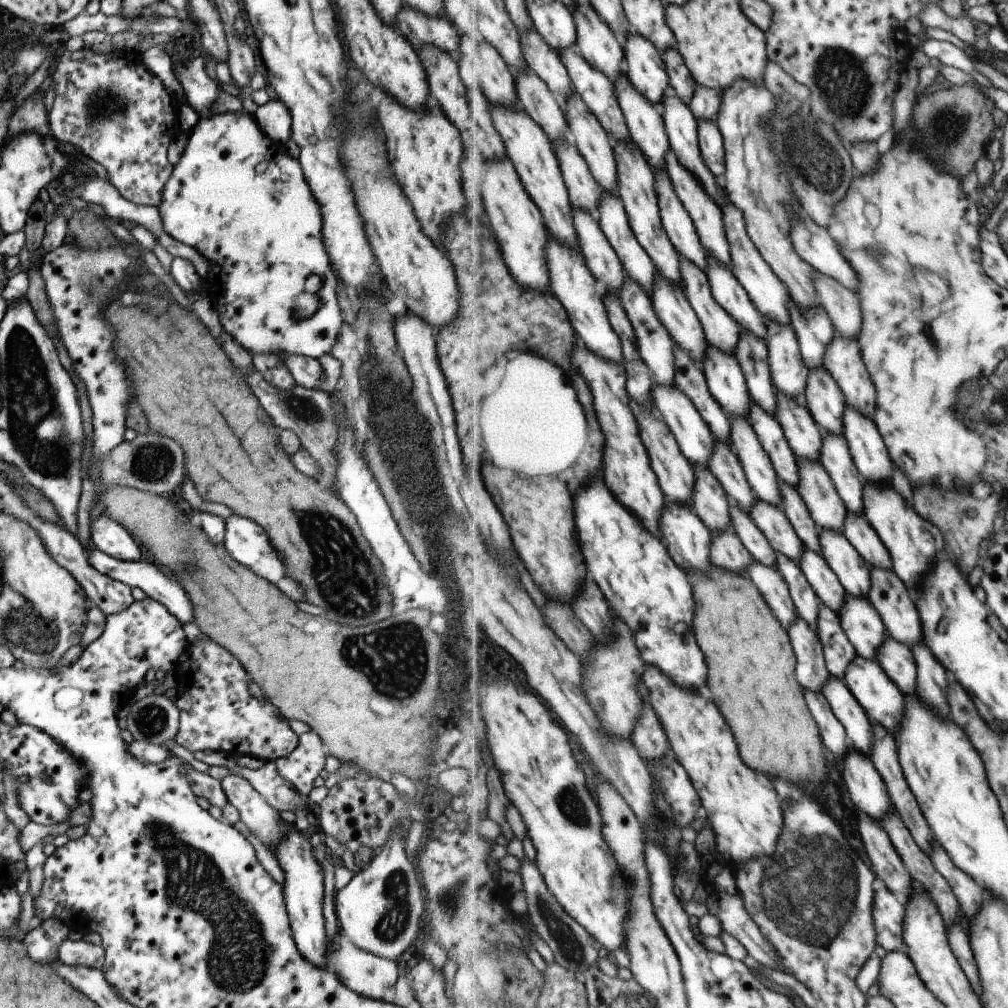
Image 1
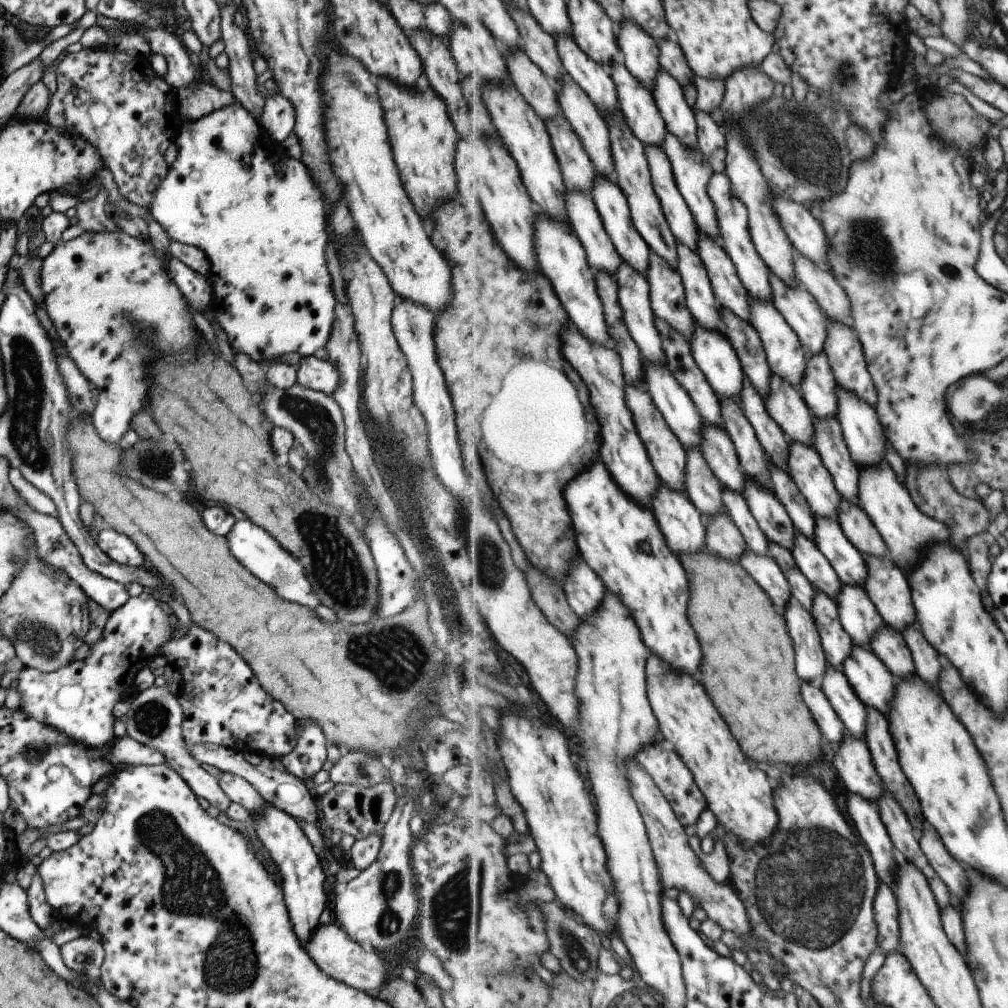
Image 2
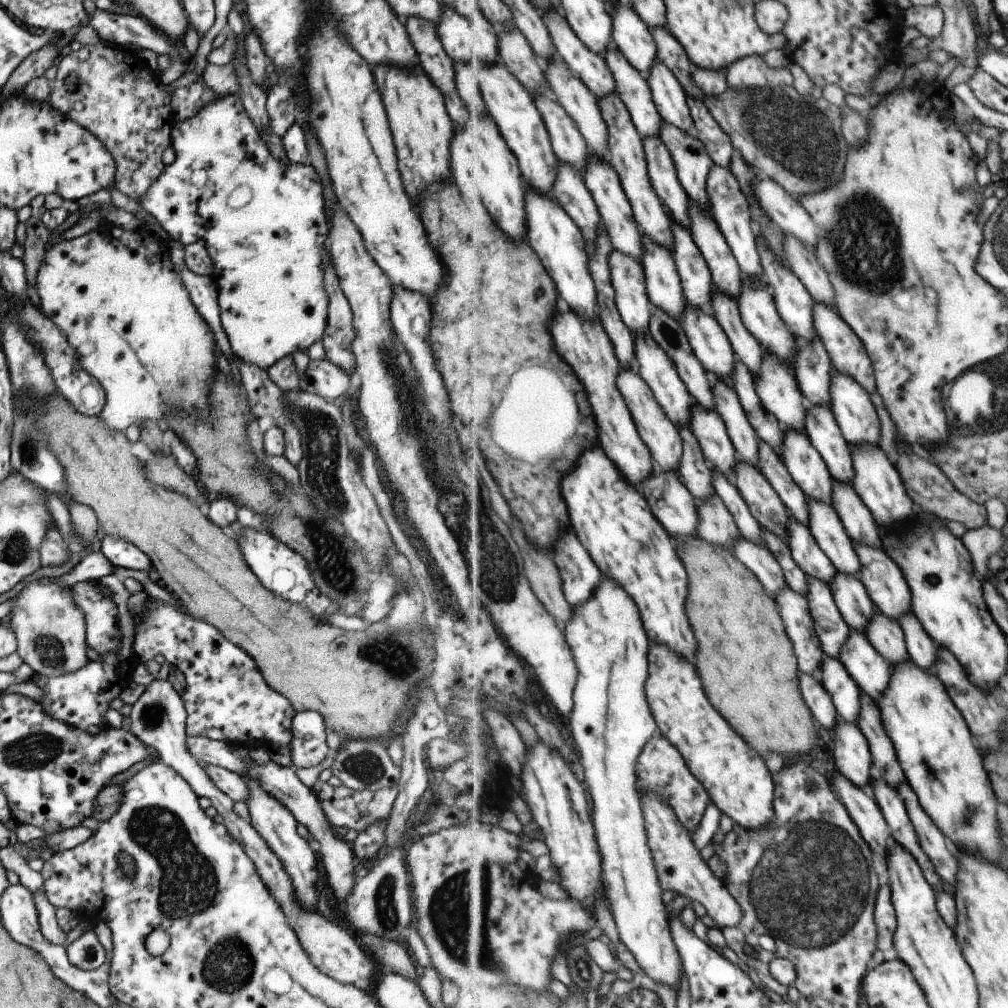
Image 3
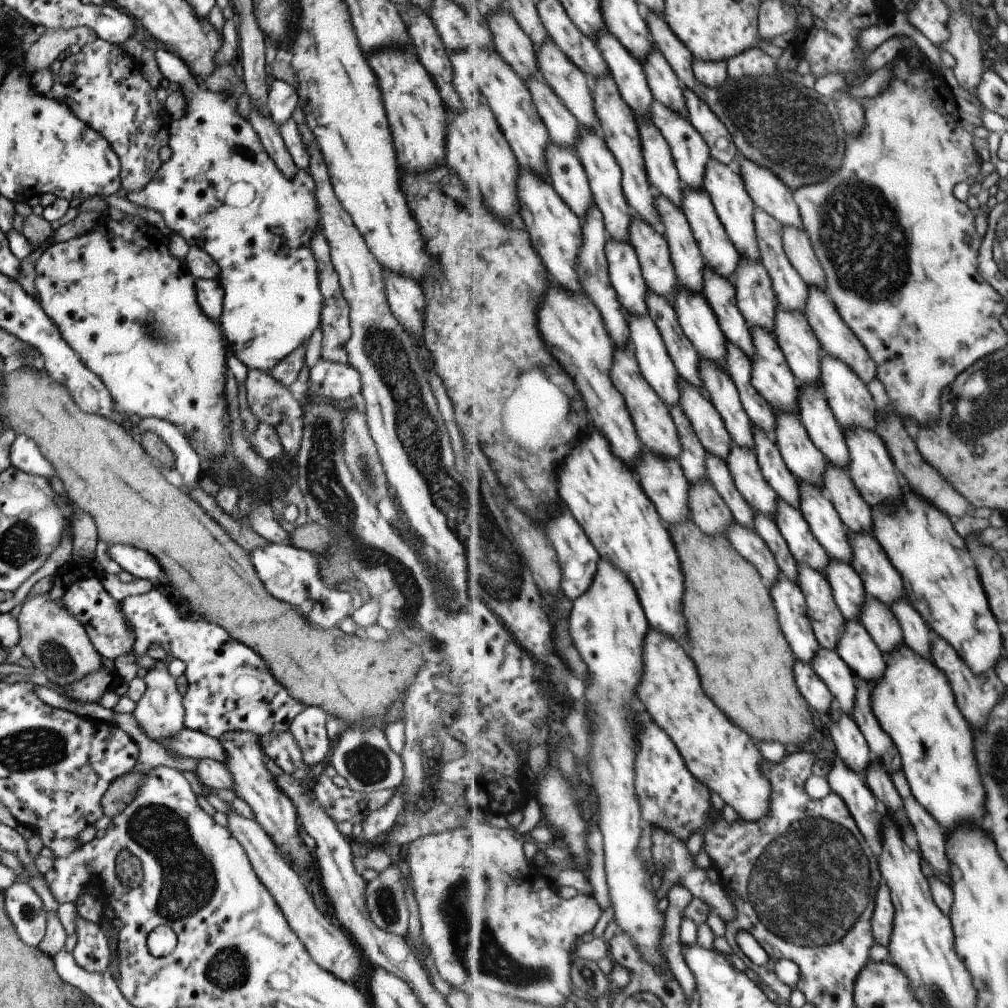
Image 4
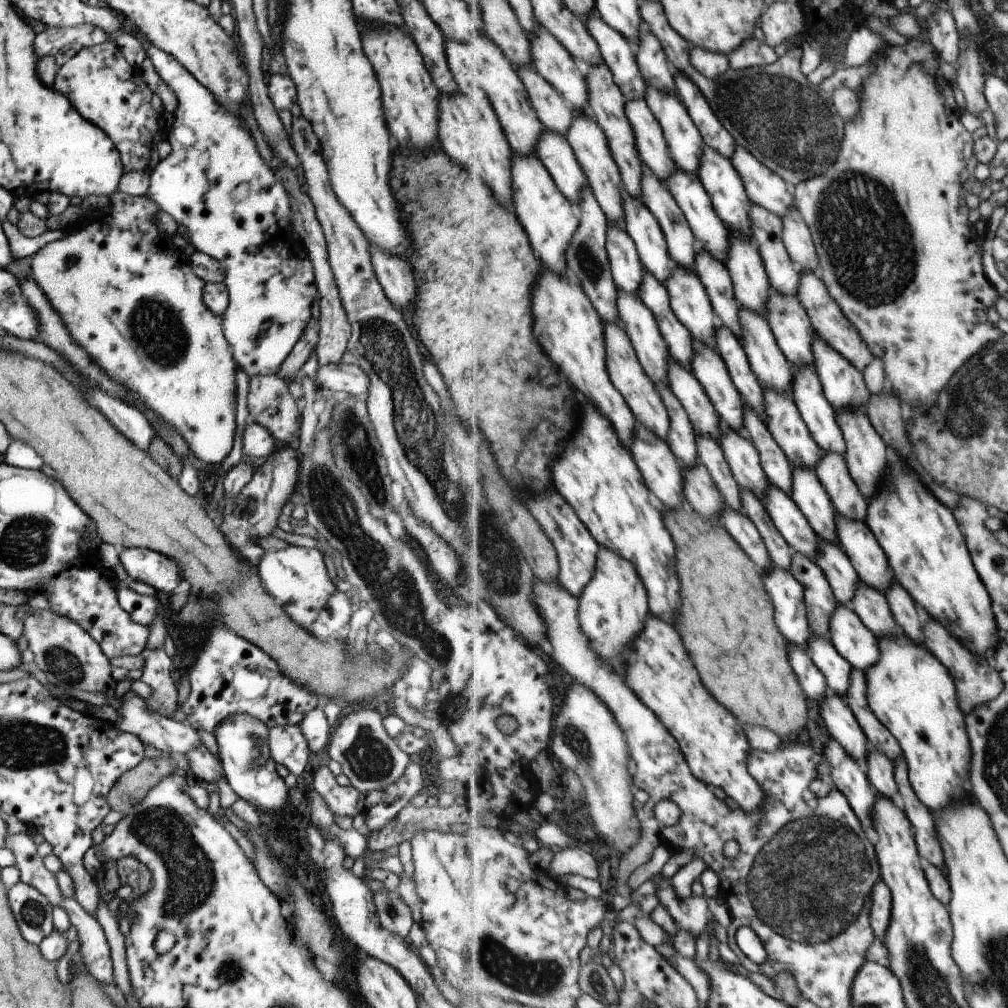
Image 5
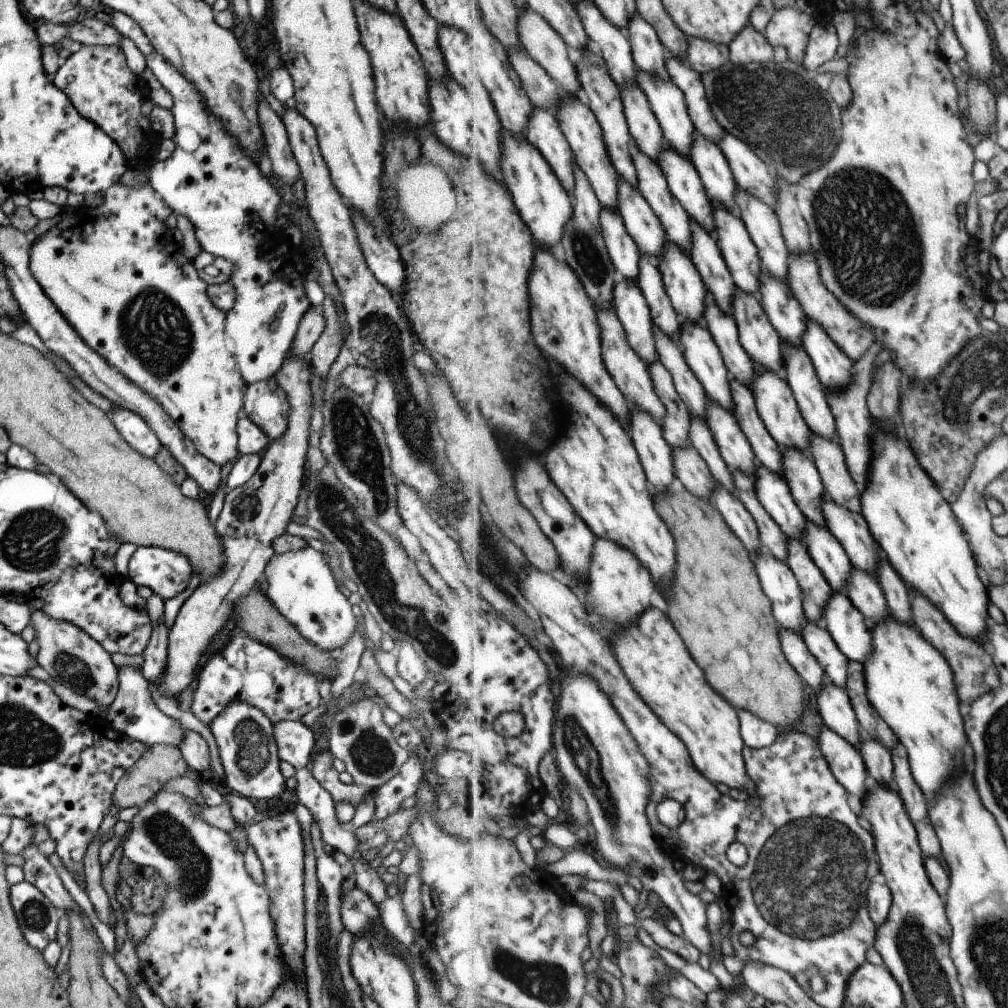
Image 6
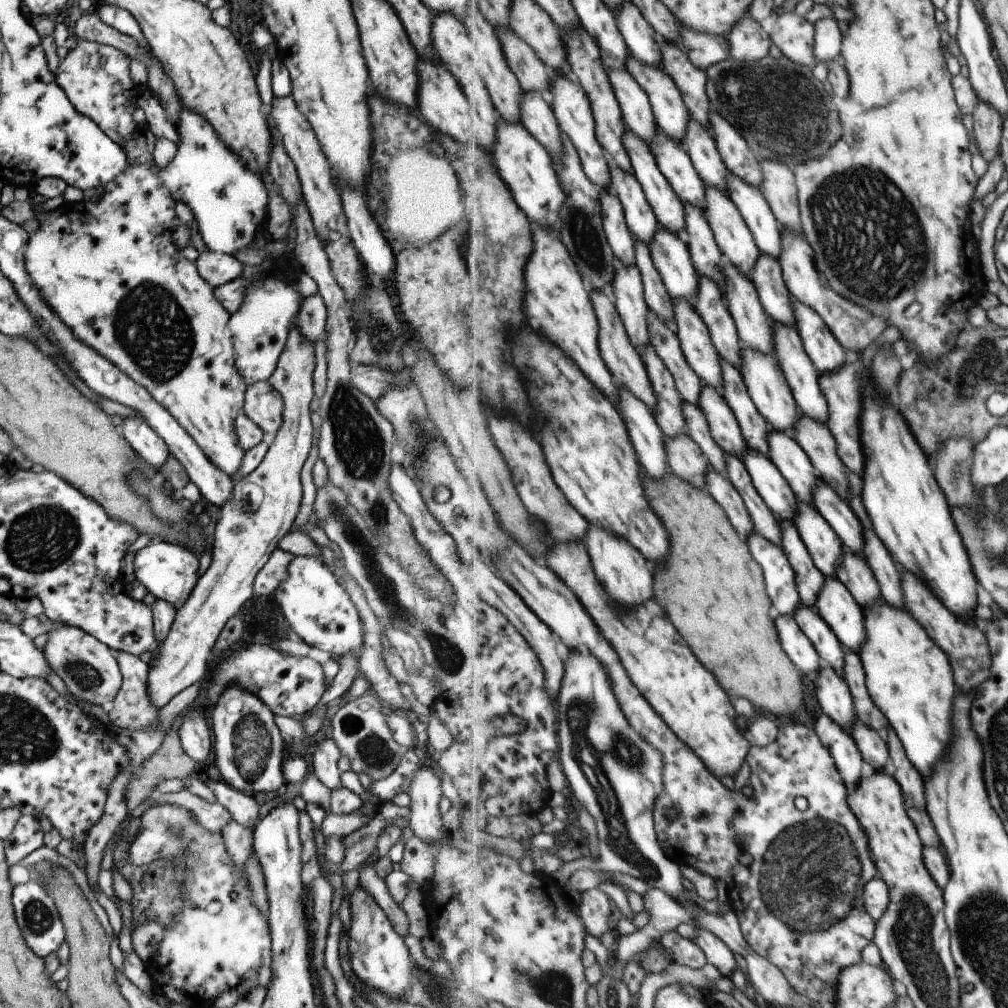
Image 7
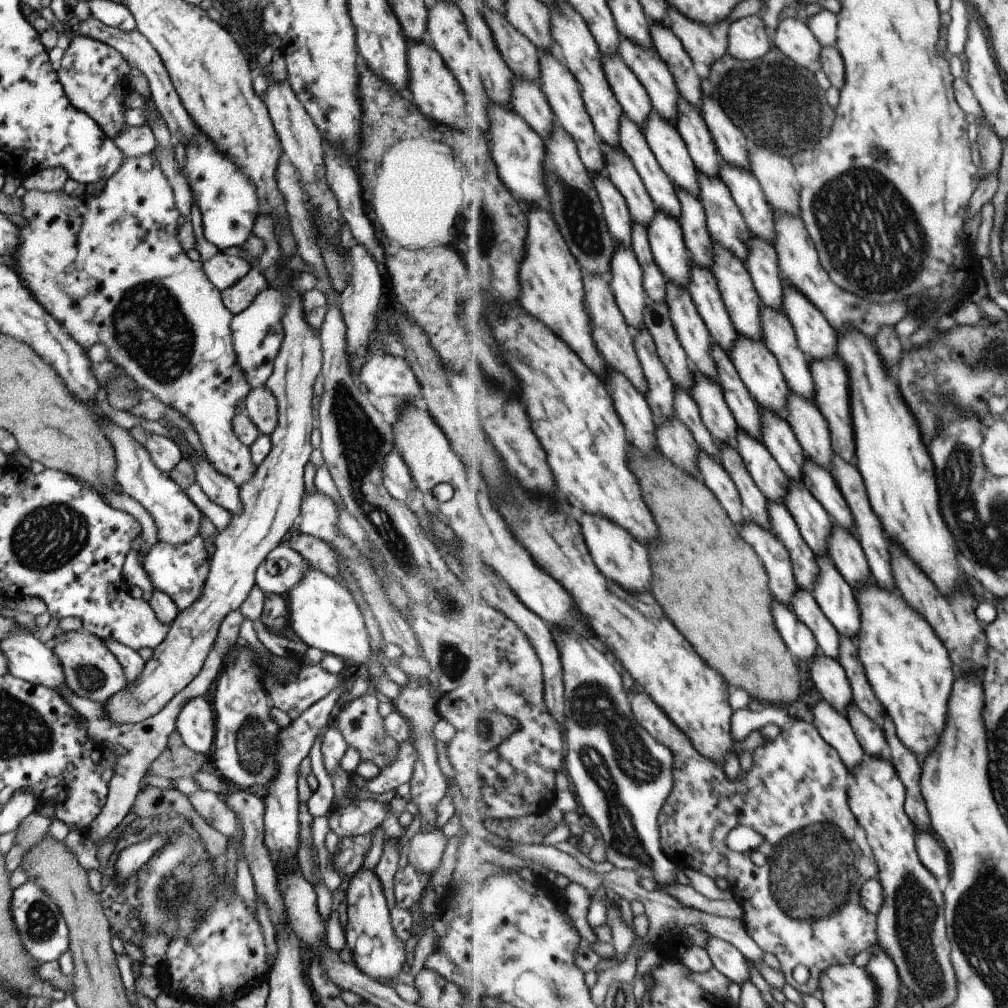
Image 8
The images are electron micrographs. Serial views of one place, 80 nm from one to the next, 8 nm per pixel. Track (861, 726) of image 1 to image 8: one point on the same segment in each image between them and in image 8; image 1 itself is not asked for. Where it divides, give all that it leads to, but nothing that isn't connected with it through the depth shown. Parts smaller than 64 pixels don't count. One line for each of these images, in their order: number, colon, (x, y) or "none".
2: (851, 709)
3: (845, 690)
4: (833, 669)
5: (837, 669)
6: (822, 644)
7: (832, 651)
8: (804, 603)

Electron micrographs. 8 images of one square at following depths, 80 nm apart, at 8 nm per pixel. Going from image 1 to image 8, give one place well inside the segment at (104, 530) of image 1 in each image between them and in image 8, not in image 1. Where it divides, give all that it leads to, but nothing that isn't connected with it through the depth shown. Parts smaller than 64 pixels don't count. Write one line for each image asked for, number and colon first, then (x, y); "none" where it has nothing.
2: (119, 549)
3: (118, 553)
4: (140, 564)
5: (162, 574)
6: (164, 572)
7: (168, 571)
8: (179, 571)

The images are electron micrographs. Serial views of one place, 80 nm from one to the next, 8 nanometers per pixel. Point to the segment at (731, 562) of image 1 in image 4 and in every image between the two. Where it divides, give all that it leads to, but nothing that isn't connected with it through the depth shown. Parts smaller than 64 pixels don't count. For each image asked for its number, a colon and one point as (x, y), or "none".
2: (724, 538)
3: (716, 524)
4: (708, 508)

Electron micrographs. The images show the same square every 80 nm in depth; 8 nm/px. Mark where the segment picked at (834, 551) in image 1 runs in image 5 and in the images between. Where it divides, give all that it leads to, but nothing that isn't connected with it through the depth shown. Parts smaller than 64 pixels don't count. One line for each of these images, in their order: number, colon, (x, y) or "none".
2: (850, 564)
3: (825, 523)
4: (825, 522)
5: (808, 491)

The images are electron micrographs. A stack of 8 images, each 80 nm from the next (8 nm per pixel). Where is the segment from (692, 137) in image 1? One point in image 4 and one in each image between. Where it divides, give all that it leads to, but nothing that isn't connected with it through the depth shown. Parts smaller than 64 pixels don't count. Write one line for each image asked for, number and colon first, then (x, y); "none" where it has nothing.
2: (679, 115)
3: (671, 98)
4: (666, 86)

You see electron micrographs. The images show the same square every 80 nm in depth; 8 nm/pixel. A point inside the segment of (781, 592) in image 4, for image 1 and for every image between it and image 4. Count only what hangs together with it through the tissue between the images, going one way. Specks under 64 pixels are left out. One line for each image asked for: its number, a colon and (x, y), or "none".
1: (812, 671)
2: (812, 663)
3: (795, 610)

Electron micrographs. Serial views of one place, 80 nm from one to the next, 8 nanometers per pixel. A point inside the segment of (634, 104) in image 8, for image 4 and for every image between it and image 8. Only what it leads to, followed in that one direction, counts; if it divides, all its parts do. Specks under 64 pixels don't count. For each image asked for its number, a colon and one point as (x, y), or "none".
4: (662, 169)
5: (654, 149)
6: (646, 130)
7: (638, 112)

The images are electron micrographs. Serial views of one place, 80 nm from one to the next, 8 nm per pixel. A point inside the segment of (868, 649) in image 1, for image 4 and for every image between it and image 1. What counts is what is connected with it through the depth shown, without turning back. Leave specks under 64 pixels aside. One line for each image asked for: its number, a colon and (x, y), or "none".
2: (860, 617)
3: (857, 607)
4: (849, 590)

